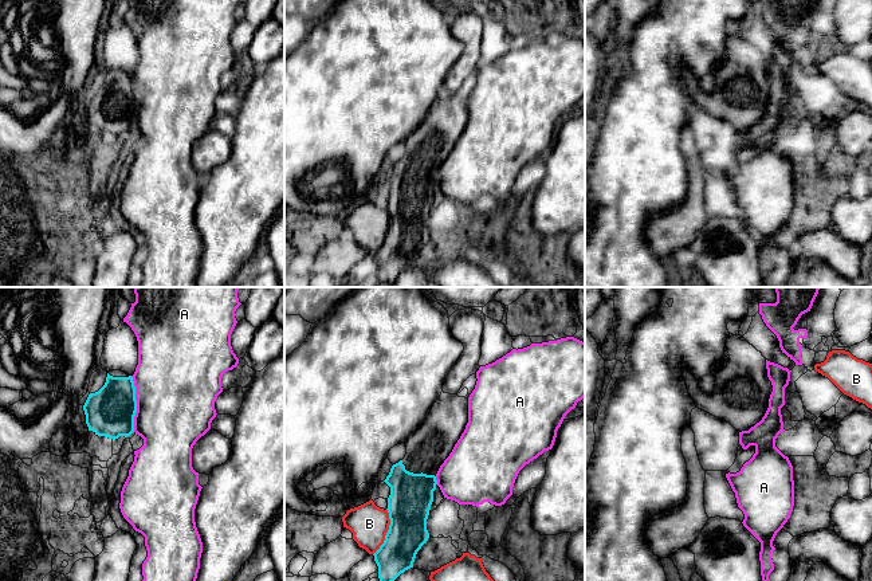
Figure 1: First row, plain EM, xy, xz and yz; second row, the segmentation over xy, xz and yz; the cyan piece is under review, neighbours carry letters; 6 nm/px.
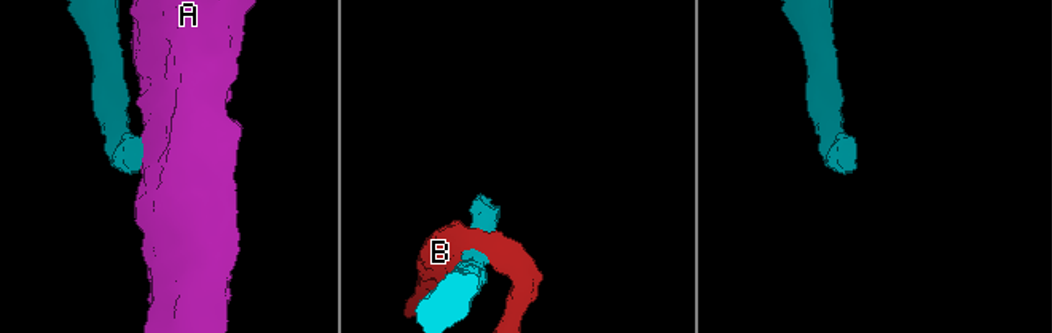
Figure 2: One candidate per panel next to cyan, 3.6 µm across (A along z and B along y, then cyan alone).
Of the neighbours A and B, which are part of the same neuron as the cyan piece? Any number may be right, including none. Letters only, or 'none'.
none

